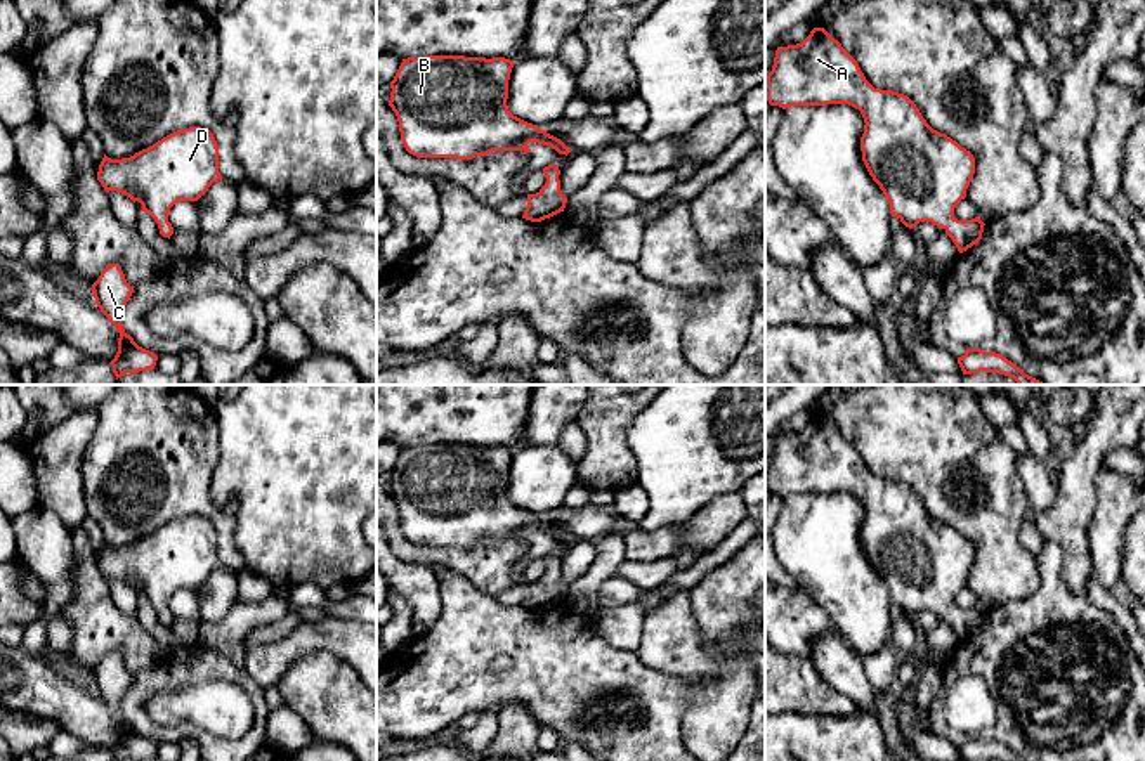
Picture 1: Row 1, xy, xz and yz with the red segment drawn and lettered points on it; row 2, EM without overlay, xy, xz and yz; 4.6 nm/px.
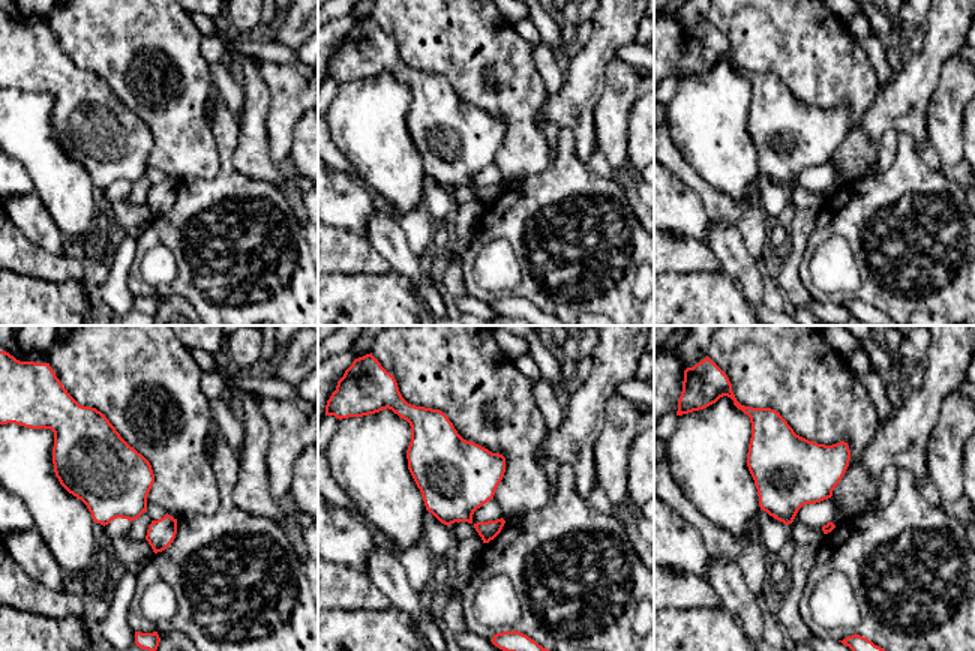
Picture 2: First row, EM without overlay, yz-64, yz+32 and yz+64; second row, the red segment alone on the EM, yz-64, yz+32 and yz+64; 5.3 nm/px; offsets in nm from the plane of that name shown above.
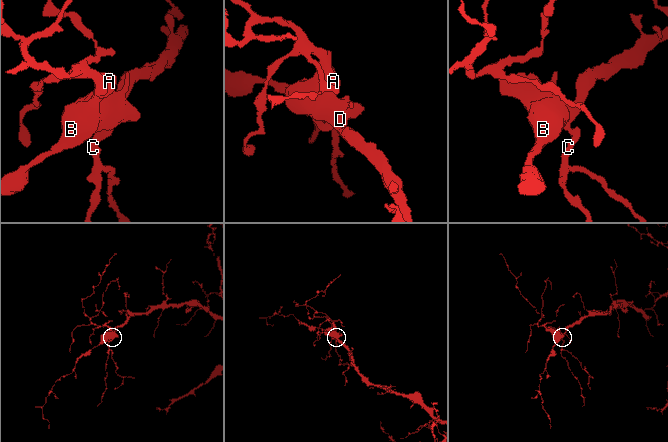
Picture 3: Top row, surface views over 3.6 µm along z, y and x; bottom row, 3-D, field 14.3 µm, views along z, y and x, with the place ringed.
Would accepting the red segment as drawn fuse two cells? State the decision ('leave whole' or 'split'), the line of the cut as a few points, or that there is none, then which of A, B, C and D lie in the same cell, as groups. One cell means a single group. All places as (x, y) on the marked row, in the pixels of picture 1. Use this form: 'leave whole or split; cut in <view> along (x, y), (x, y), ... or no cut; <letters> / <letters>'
leave whole; no cut; A B C D

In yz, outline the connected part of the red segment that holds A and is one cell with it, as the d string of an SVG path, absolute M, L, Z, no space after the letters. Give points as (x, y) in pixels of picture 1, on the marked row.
M814 28L802 43L777 47L765 95L770 106L782 109L828 104L848 104L859 109L866 123L860 137L862 161L887 196L892 217L909 229L919 222L932 222L947 232L959 253L982 239L985 224L978 217L972 220L954 217L954 208L966 198L975 173L973 154L933 130L907 95L874 88L857 61L824 28Z

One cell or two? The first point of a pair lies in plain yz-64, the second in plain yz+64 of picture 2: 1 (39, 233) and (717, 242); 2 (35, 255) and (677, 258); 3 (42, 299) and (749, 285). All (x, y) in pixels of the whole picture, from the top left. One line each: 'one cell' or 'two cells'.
1: one cell
2: one cell
3: two cells

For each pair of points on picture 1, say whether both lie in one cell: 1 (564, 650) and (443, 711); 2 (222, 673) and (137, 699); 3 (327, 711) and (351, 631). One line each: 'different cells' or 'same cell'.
1: same cell
2: same cell
3: different cells

